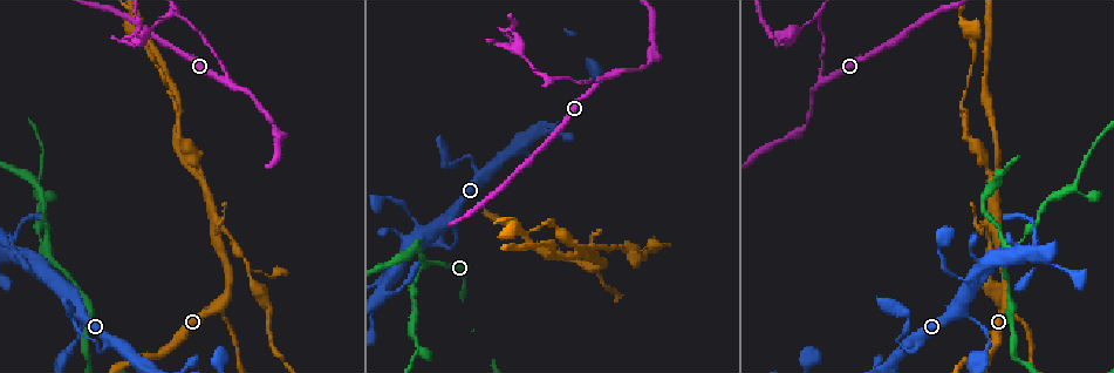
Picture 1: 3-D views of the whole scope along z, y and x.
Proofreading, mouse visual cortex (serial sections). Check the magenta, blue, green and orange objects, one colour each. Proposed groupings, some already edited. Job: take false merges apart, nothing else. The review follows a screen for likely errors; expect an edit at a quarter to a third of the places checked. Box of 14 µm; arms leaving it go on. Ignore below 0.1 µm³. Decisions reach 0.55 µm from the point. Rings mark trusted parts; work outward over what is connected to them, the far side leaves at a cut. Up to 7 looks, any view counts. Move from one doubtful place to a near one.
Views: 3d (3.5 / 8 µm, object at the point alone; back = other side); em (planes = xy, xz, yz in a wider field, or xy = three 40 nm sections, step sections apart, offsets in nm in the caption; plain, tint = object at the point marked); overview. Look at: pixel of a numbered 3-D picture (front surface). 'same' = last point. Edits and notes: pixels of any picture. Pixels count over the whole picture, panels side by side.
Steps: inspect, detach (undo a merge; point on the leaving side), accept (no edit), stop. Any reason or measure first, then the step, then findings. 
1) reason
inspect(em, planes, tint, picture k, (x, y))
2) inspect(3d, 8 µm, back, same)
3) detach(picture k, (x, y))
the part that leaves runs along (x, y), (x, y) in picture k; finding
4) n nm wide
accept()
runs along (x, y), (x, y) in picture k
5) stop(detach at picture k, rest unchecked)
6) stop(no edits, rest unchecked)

three-way junction
inspect(em, xy, step 1, tint, picture 1, (593, 266))

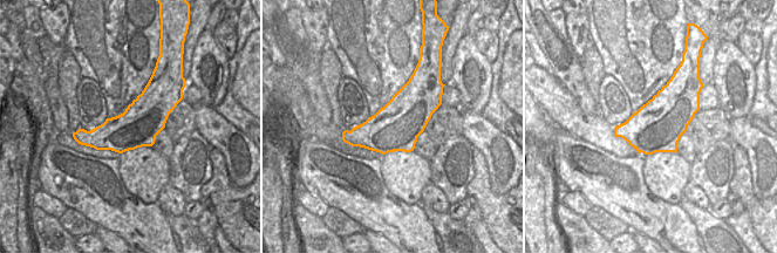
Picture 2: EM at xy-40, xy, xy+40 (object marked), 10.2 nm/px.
wider look
inspect(3d, 3.5 µm, same)

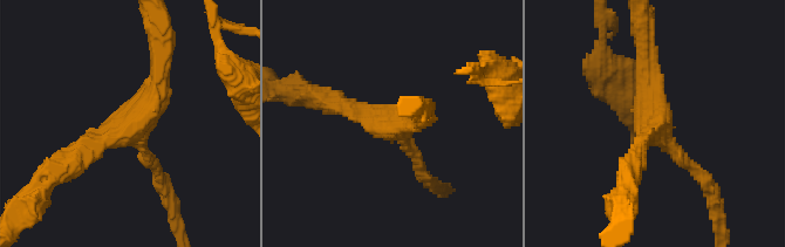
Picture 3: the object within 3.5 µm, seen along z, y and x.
arms of 150, 250, 300 nm
accept()
all the same cell

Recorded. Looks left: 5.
two arms in line, one across
inspect(em, planes, tint, picture 1, (210, 227))

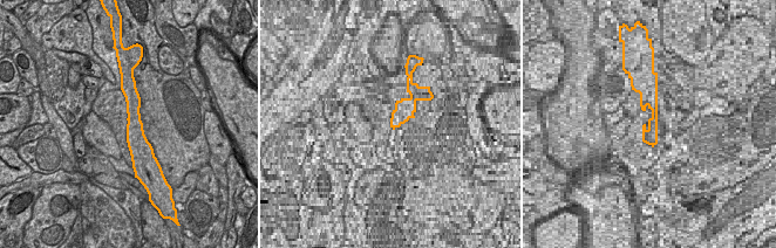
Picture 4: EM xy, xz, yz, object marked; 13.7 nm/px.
wider look
inspect(3d, 3.5 µm, same)

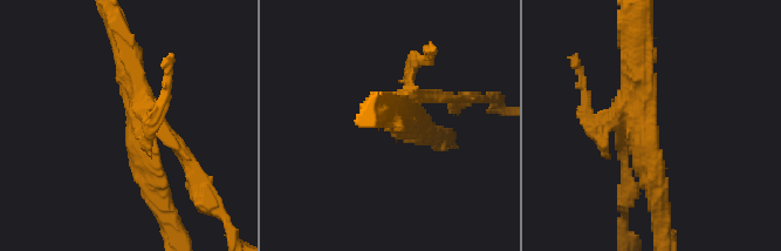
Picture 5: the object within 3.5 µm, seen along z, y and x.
260 nm wide
detach(picture 5, (587, 123))
two cells meet here

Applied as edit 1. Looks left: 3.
three-way junction
inspect(3d, 3.5 µm, picture 1, (420, 270))

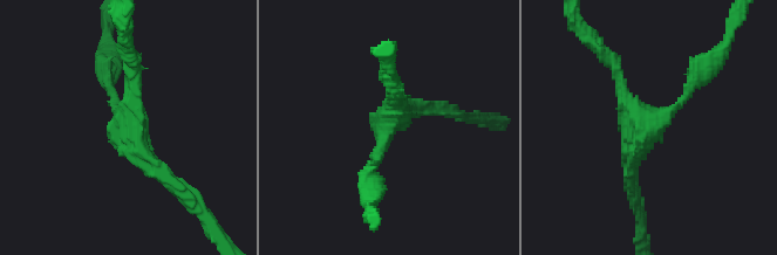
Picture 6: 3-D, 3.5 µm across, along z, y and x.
3 arms; arms of 150, 200, 200 nm
accept()
runs along (184, 194), (123, 130), (108, 83) in picture 6; continuous, no second cell

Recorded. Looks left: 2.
stop(detach at picture 5, rest unchecked)

